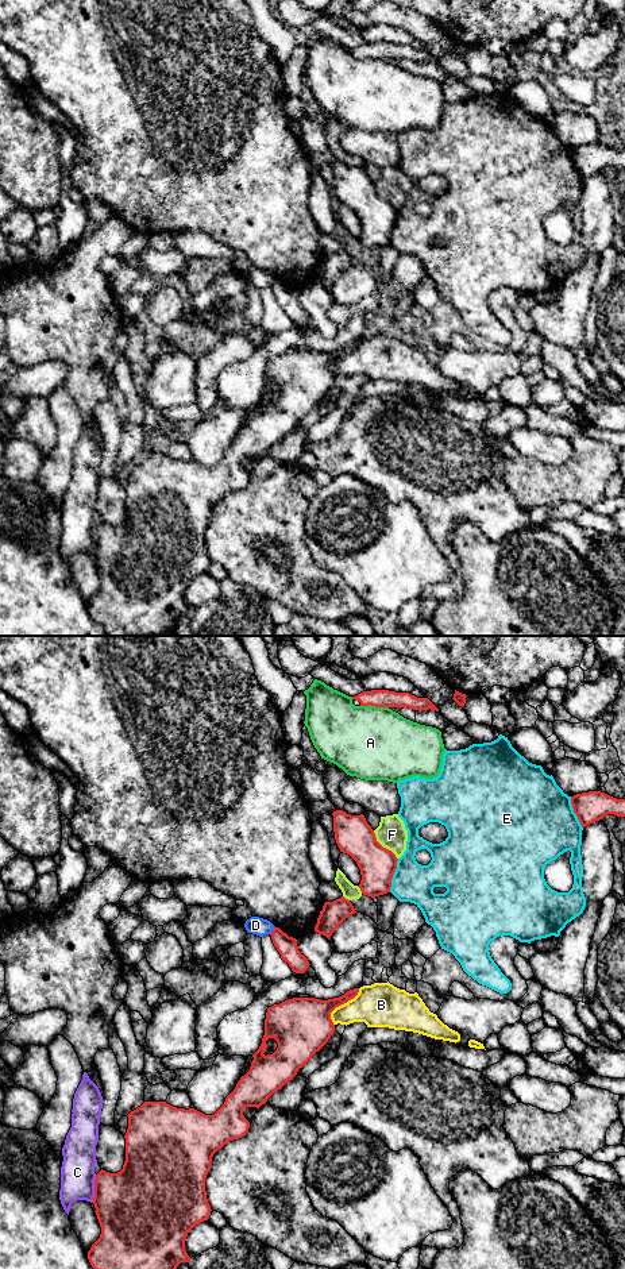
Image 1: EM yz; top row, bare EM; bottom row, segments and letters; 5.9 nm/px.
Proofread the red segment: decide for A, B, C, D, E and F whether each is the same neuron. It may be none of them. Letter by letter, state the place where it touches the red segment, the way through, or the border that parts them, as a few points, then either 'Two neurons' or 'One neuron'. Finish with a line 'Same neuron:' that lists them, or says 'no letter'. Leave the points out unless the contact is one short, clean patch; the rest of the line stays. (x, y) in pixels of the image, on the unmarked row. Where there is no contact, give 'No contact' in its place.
A: Touches red at yz (374, 57). Two neurons
B: Touches red at yz (340, 357). Two neurons
C: Touches red at yz (95, 540). Two neurons
D: Touches red at yz (273, 282). Boundary: yz (274, 278), (270, 286). Two neurons
E: Touches red at yz (393, 226). Two neurons
F: Touches red at yz (382, 199). Two neurons
Same neuron: no letter

